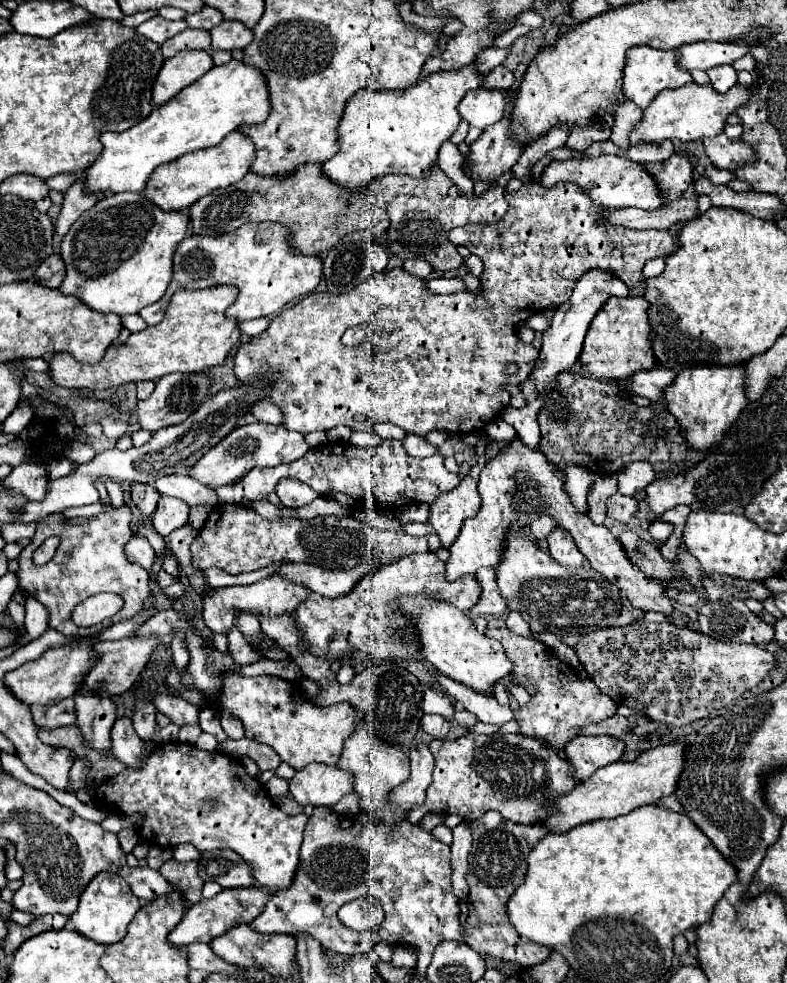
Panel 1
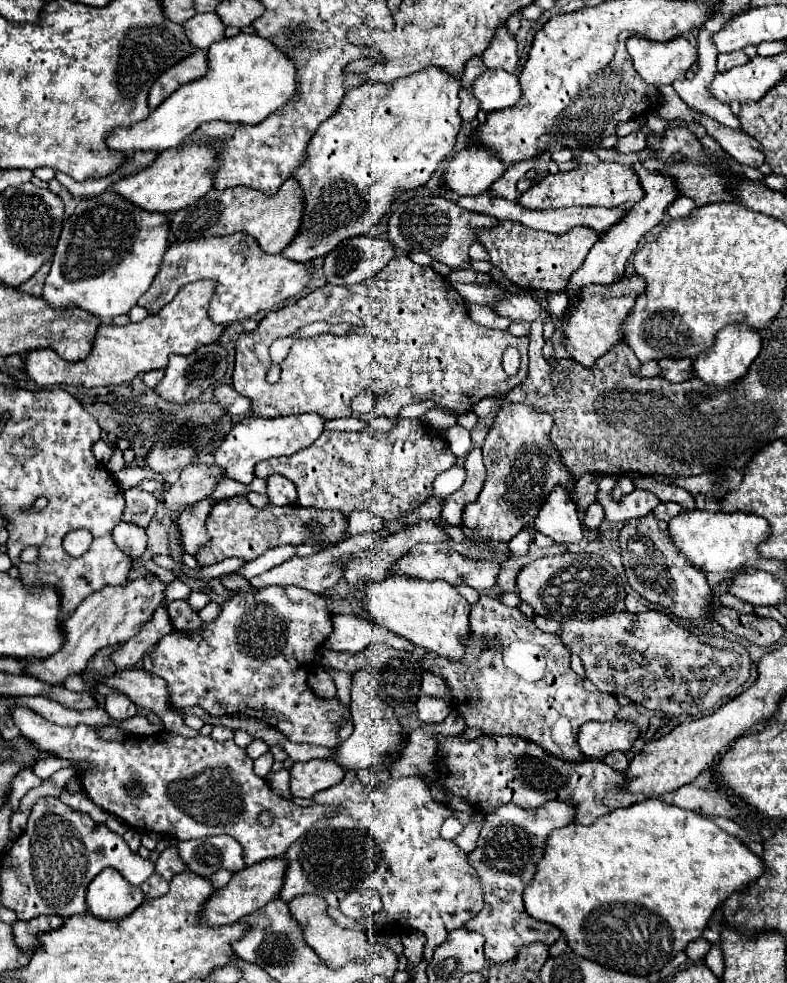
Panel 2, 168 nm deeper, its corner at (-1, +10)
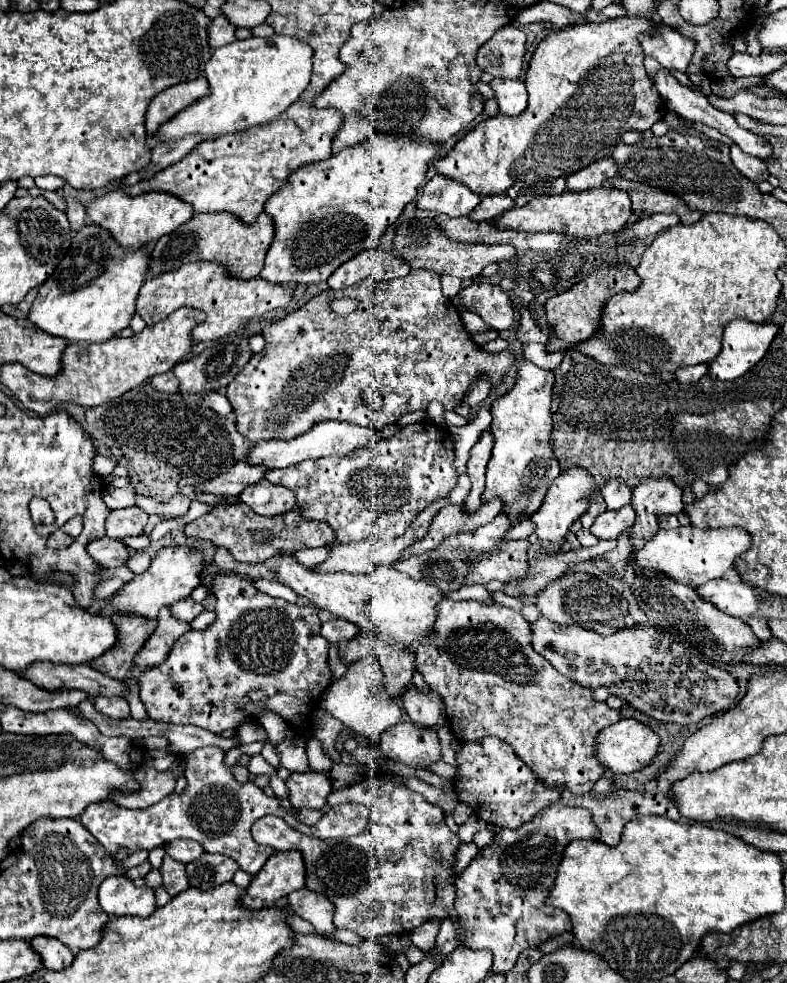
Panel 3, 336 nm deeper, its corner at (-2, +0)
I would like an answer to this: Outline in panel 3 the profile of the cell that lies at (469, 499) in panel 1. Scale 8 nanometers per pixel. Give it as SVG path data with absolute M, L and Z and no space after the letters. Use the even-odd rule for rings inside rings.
M483 431L479 441L473 445L467 461L467 473L471 477L471 493L465 499L467 511L475 511L475 507L481 505L481 495L485 491L485 467L489 463L491 449L493 449L493 435L491 431Z

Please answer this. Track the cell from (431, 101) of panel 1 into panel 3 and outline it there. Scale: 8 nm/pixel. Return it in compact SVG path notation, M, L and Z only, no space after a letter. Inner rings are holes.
M371 137L367 143L343 149L325 161L301 167L291 175L287 187L275 193L265 203L265 213L273 219L275 239L265 255L261 279L277 285L299 285L299 283L321 283L331 277L331 273L365 249L377 249L383 233L401 215L403 207L417 197L419 187L425 183L427 163L437 153L437 143L415 143L415 139L403 137Z

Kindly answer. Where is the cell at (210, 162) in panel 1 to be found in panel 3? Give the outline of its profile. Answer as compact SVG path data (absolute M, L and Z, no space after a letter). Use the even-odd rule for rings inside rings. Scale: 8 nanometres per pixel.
M111 191L87 203L85 211L89 219L95 225L107 229L117 241L117 245L123 247L125 251L137 251L139 247L149 245L151 241L157 241L163 235L169 235L171 231L175 231L179 225L183 225L185 221L193 217L193 211L191 207L187 207L187 203L183 203L181 199L175 199L175 195L155 193L155 191L137 195L137 197L123 195L123 191Z

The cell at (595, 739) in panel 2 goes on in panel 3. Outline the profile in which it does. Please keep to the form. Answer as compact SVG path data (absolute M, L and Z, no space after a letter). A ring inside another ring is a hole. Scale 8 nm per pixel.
M621 719L605 727L597 739L599 761L613 773L633 773L651 763L659 749L659 735L637 719Z

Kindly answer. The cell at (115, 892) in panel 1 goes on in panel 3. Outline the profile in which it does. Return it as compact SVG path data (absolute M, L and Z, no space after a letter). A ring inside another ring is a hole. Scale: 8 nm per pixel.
M123 875L107 877L99 887L99 905L109 917L149 917L155 911L155 891L151 887L135 887Z

